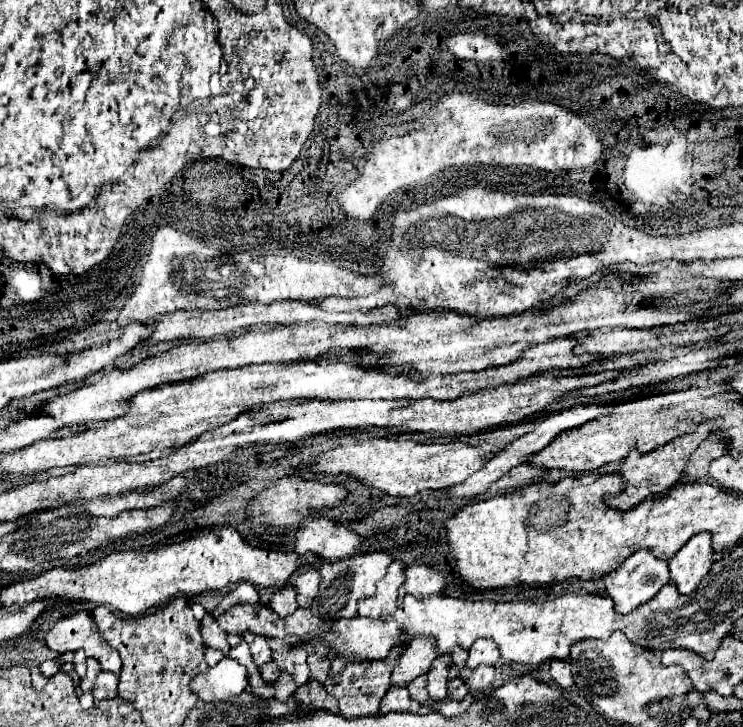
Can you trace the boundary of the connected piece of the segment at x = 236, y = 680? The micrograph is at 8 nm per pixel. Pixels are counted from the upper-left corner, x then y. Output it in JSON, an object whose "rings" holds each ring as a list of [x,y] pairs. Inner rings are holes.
{"rings":[[[222,658],[214,668],[190,680],[192,692],[204,702],[226,702],[244,692],[248,686],[248,672],[232,658]]]}

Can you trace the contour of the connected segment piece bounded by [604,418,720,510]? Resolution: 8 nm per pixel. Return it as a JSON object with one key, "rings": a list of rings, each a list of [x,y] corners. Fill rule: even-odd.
{"rings":[[[710,418],[710,420],[704,420],[694,432],[688,432],[688,434],[682,434],[678,436],[676,440],[670,440],[666,442],[664,446],[652,450],[652,452],[646,452],[646,454],[640,454],[638,450],[632,450],[620,464],[620,476],[624,478],[624,490],[618,494],[618,496],[604,496],[604,504],[606,506],[612,506],[612,508],[618,508],[618,510],[628,510],[632,506],[636,506],[636,502],[640,500],[646,500],[648,496],[654,496],[654,494],[664,494],[668,488],[672,488],[680,476],[682,476],[682,468],[684,464],[688,462],[690,454],[698,448],[698,444],[702,440],[708,438],[710,432],[718,430],[720,428],[720,420],[718,418]]]}

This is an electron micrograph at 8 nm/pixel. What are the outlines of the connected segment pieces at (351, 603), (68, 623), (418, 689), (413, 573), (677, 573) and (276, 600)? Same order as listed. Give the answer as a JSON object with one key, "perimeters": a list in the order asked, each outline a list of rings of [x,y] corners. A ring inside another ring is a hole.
{"perimeters":[[[[360,550],[348,556],[346,560],[330,562],[320,566],[320,592],[316,600],[316,608],[310,608],[310,612],[320,618],[320,620],[340,620],[340,618],[354,618],[356,616],[356,606],[362,598],[374,596],[376,594],[376,584],[384,576],[386,566],[390,564],[390,556],[384,552],[372,552],[372,550]]],[[[86,612],[62,618],[46,636],[46,644],[50,650],[62,654],[64,650],[84,648],[86,656],[92,656],[100,662],[102,670],[120,676],[122,660],[114,648],[110,648],[98,632],[92,616]]],[[[420,676],[420,678],[412,680],[412,684],[408,684],[408,692],[410,692],[412,700],[416,700],[416,702],[420,702],[420,704],[424,704],[424,702],[428,700],[428,694],[424,692],[424,684],[426,684],[424,676]]],[[[412,564],[406,568],[406,580],[398,590],[398,604],[402,604],[406,594],[412,594],[414,598],[434,596],[444,588],[444,584],[446,580],[438,570],[424,564]]],[[[694,534],[676,554],[670,558],[670,576],[678,586],[680,594],[690,594],[706,578],[714,564],[712,534]]],[[[286,586],[286,588],[282,588],[280,592],[276,592],[276,594],[270,598],[270,608],[272,608],[280,618],[290,616],[290,614],[298,608],[298,604],[296,604],[296,590],[294,590],[292,586]]]]}

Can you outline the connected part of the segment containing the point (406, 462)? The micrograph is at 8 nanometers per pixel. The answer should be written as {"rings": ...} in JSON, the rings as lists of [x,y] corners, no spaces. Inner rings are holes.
{"rings":[[[344,438],[338,446],[318,454],[310,460],[312,468],[320,474],[348,474],[354,478],[366,480],[368,486],[374,486],[392,496],[414,496],[420,490],[444,490],[448,486],[464,482],[476,470],[484,466],[476,446],[466,442],[448,442],[448,444],[420,444],[420,442],[398,442],[394,438]]]}

